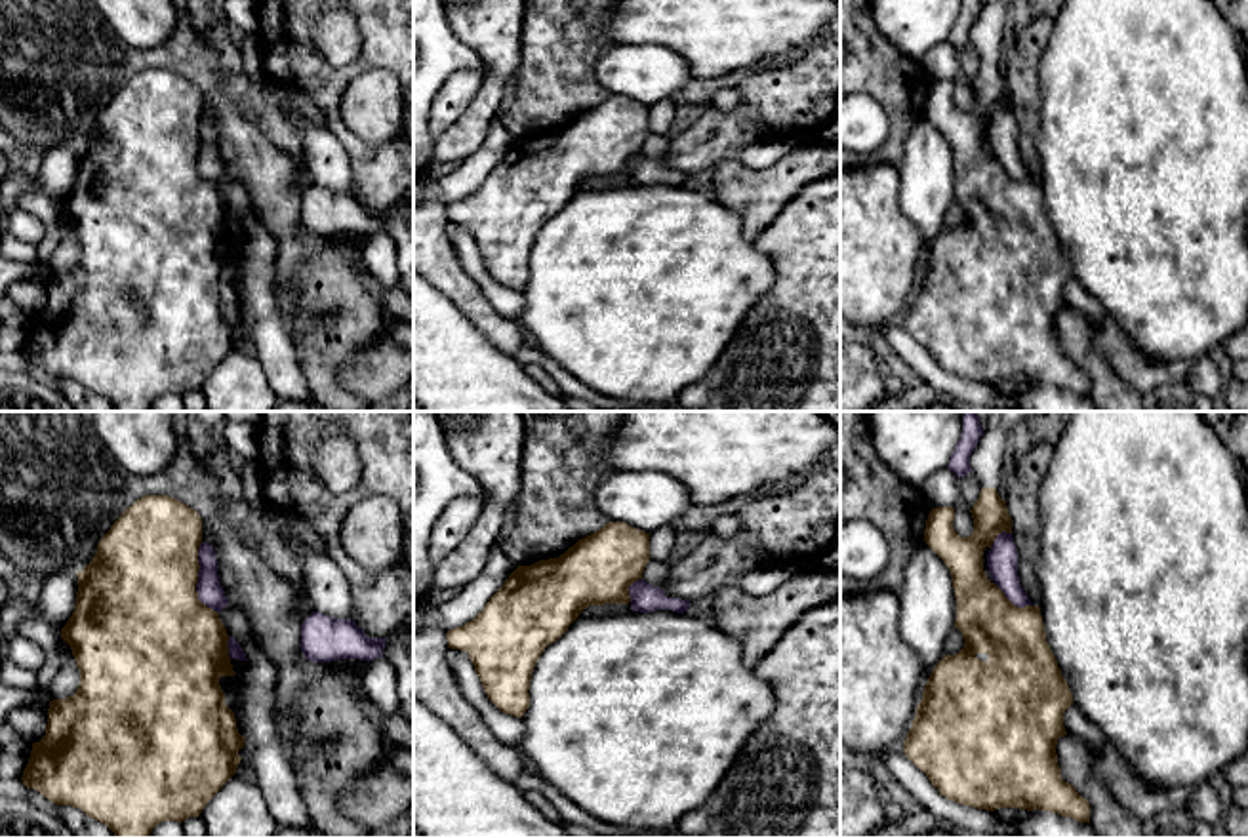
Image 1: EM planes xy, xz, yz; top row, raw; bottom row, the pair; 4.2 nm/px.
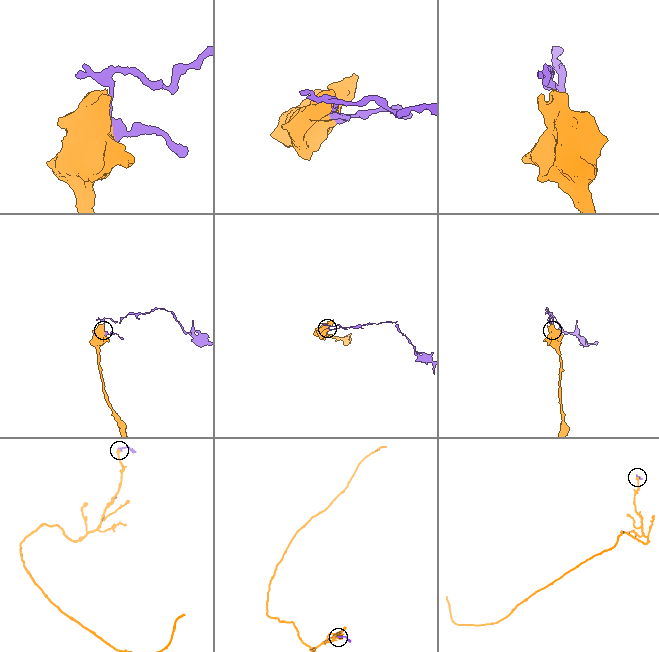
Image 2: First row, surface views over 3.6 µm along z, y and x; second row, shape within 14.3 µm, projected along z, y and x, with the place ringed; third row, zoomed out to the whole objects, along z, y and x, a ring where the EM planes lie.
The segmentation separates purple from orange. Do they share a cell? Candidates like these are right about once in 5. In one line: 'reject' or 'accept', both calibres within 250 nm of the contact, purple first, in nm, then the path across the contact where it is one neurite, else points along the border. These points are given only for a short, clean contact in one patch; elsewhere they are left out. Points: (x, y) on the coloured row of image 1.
reject; calibres 110 and 460 nm

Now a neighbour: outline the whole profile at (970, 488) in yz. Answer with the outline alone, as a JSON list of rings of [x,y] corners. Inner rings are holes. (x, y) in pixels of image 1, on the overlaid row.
[[[970,472],[968,476],[958,478],[958,484],[960,484],[960,499],[964,501],[964,509],[972,510],[974,503],[981,493],[981,482],[974,472]]]

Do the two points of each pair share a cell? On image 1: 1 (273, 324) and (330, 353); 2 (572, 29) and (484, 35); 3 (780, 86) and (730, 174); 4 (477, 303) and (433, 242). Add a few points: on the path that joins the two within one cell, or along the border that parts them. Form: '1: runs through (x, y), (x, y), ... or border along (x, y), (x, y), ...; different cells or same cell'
1: border along (292, 339), (296, 360), (307, 381); different cells
2: border along (524, 19), (519, 67), (515, 71); different cells
3: border along (736, 159), (724, 159), (713, 168); different cells
4: runs through (462, 288), (435, 258); same cell

